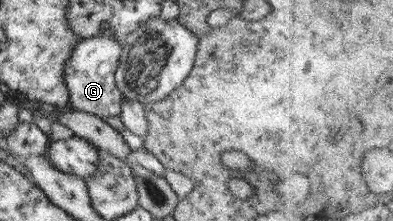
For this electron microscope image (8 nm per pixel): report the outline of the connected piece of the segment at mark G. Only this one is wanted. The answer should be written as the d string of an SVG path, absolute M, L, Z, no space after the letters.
M103 30L93 37L77 41L69 59L65 62L63 79L69 95L69 107L99 118L120 113L121 92L114 82L114 71L121 53L121 39L116 39L111 30Z

